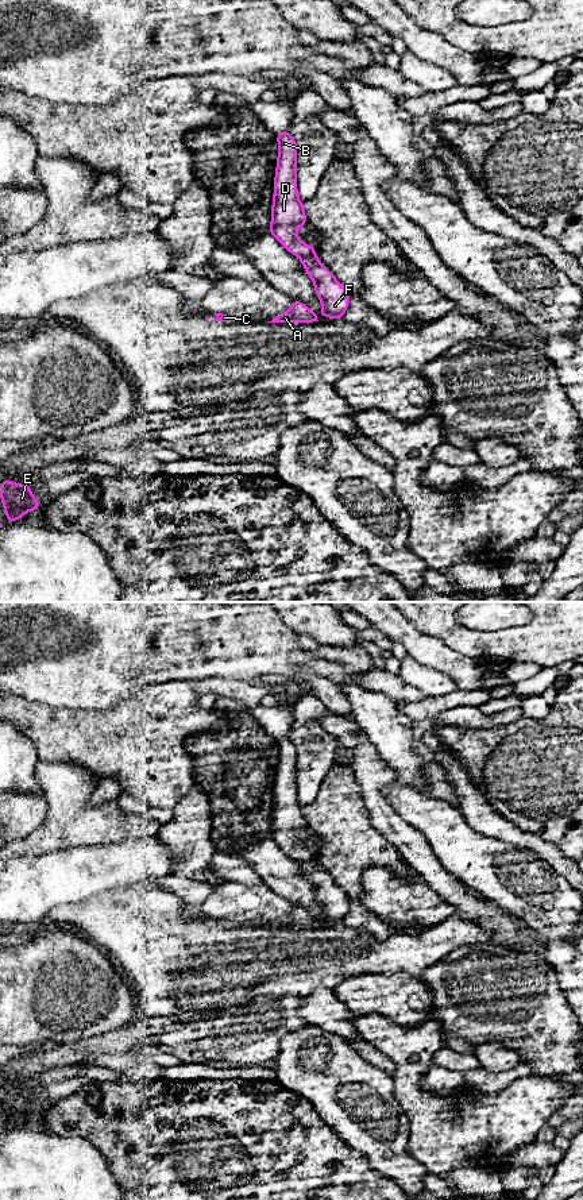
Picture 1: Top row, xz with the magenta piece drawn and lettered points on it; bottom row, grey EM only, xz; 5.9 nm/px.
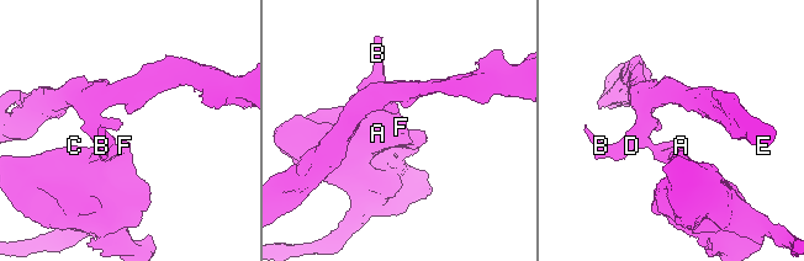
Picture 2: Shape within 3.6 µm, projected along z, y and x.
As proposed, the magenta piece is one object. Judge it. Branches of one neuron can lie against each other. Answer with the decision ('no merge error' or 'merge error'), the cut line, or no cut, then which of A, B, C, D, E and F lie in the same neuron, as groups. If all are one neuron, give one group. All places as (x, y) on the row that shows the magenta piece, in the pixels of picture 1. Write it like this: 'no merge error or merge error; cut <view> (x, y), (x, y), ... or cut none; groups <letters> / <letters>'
merge error; cut xz (315, 253), (300, 257); groups A C F / B D E

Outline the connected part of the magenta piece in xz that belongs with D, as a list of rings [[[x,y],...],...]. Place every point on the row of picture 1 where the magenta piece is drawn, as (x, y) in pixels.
[[[289,131],[277,132],[277,139],[278,161],[274,180],[270,234],[293,255],[309,256],[316,254],[316,250],[312,246],[302,243],[296,232],[298,227],[308,223],[304,204],[300,201],[297,193],[297,143]]]

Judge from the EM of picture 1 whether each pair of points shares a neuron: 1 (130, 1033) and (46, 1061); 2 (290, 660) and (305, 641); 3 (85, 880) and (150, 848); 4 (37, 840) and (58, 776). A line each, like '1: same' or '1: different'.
1: same
2: different
3: same
4: same

